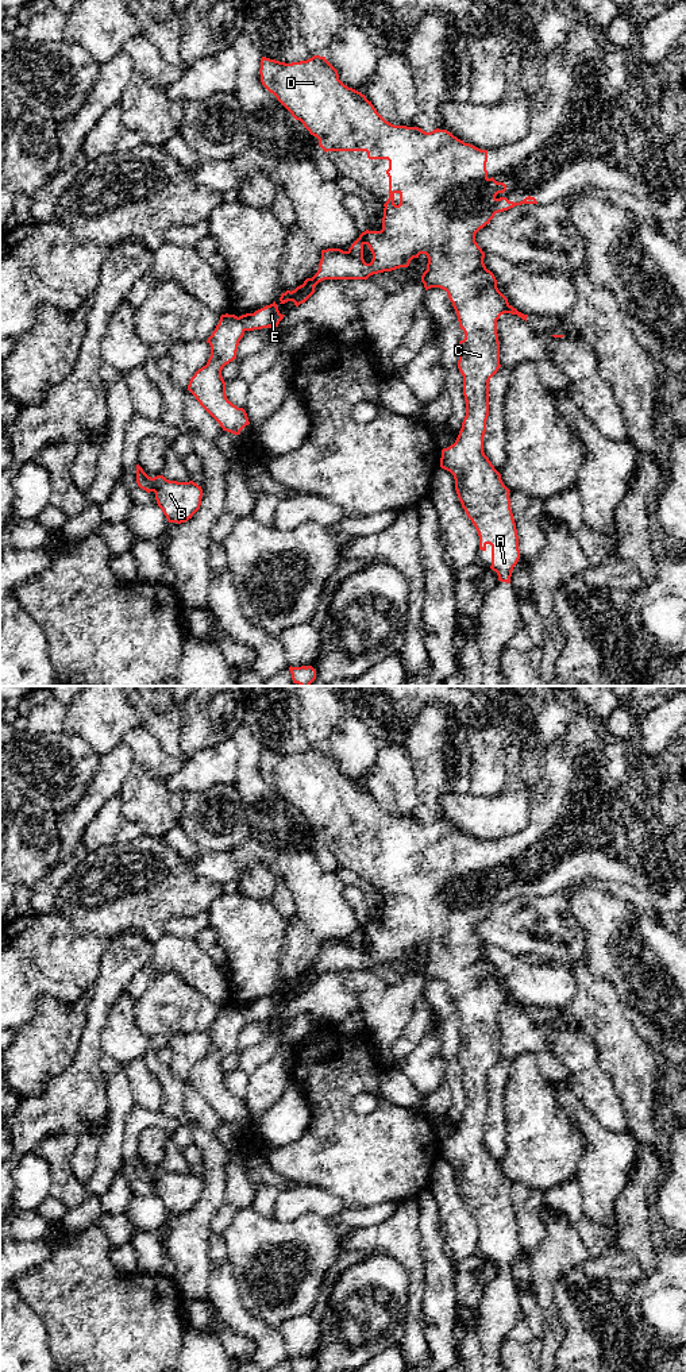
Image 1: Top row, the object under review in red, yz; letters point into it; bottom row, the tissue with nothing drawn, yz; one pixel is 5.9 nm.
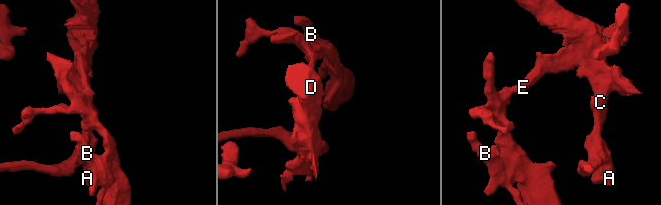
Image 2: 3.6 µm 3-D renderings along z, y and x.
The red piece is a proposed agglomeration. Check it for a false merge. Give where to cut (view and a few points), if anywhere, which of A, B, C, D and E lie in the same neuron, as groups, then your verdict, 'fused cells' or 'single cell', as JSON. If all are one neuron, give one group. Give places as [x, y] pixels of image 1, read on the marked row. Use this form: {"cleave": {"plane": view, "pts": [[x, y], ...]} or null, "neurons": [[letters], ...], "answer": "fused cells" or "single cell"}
{"cleave": {"plane": "yz", "pts": [[238, 318], [245, 330]]}, "neurons": [["A", "C", "D", "E"], ["B"]], "answer": "fused cells"}

